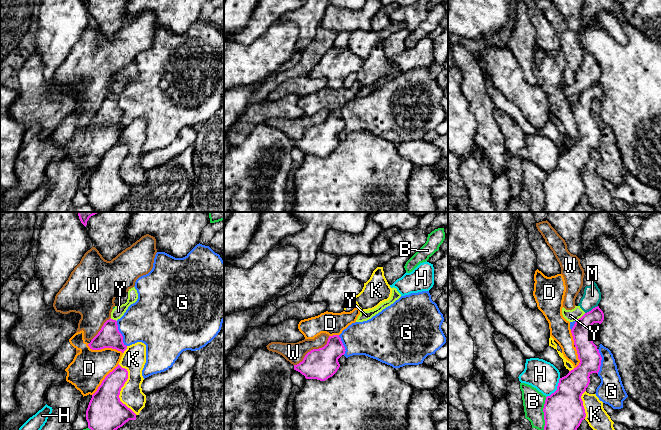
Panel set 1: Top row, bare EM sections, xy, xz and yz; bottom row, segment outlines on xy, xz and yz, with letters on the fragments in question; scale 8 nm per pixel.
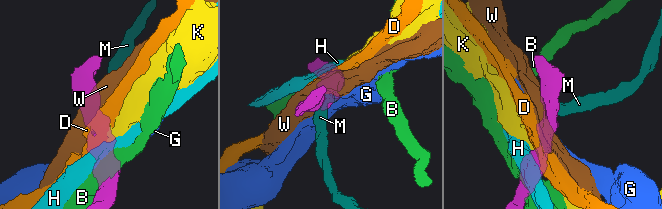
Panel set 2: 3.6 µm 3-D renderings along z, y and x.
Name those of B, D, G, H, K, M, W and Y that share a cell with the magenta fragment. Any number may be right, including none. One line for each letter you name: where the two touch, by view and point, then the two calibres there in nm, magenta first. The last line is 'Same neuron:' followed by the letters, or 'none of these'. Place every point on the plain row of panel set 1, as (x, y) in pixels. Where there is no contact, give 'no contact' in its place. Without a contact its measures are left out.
Same neuron: none of these

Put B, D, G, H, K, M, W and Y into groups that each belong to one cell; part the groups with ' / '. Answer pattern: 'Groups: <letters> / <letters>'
Groups: B / D / G / H / K / M Y / W

